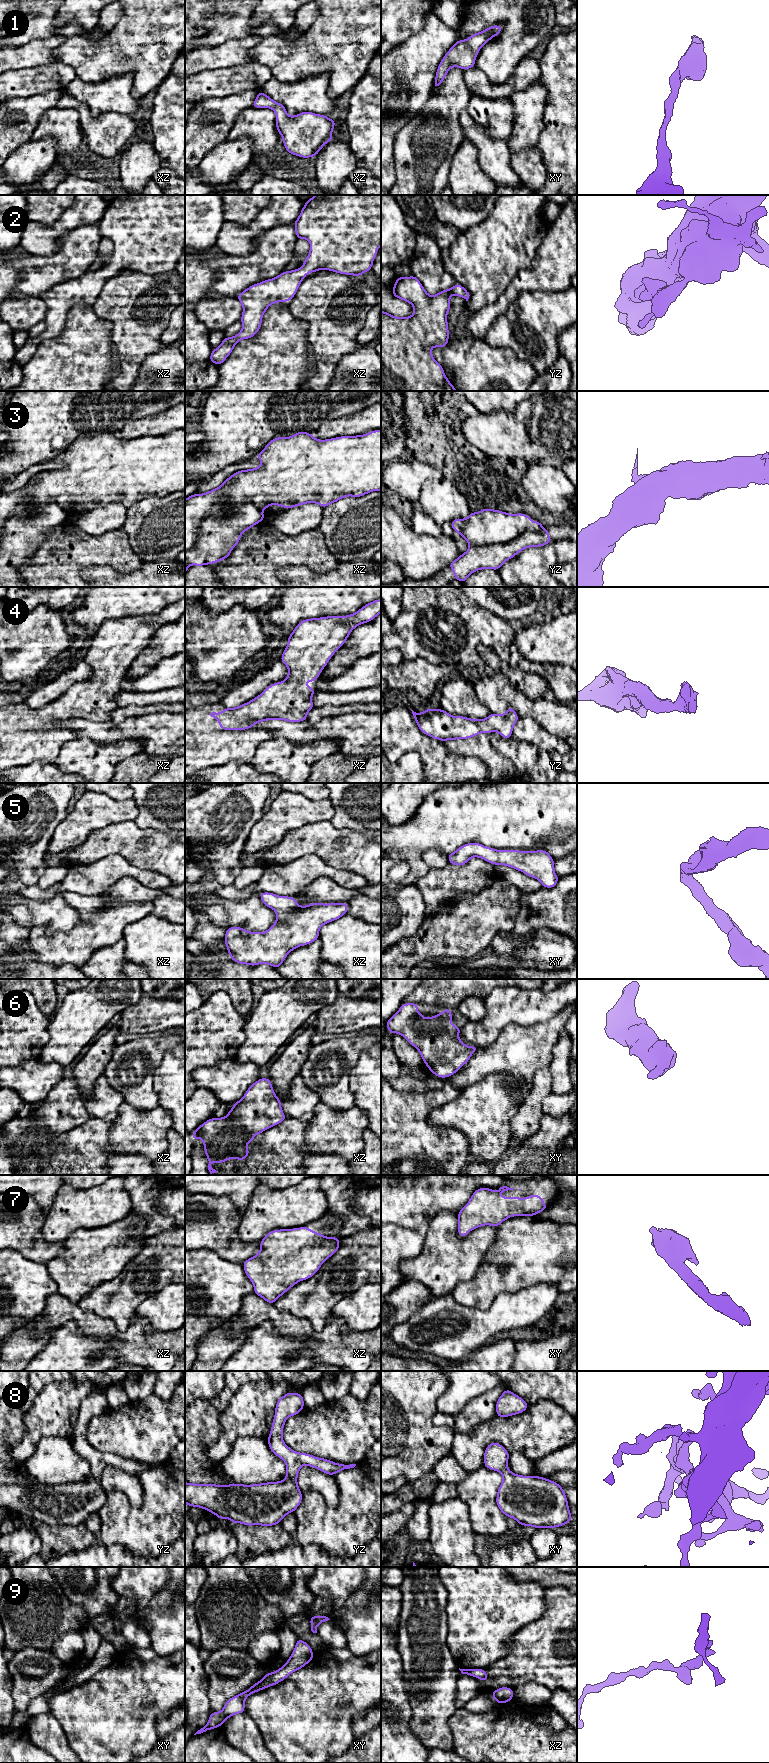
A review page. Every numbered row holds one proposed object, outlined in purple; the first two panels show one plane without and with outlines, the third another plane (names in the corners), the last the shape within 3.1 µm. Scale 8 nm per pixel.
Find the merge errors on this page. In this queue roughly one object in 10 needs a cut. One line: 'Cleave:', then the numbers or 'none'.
Cleave: 3

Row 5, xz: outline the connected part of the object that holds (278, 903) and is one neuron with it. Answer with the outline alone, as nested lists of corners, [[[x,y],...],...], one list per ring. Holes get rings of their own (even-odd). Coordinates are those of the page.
[[[261,892],[262,903],[276,912],[275,923],[265,932],[229,927],[224,942],[232,961],[279,968],[294,949],[319,939],[320,928],[348,911],[347,903],[311,903],[299,906],[293,896]]]

